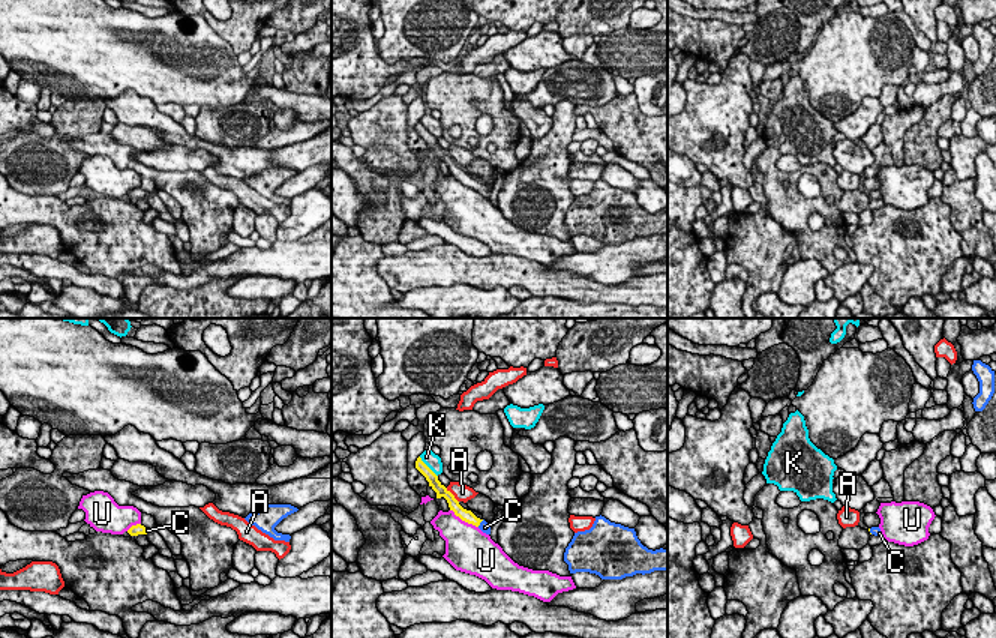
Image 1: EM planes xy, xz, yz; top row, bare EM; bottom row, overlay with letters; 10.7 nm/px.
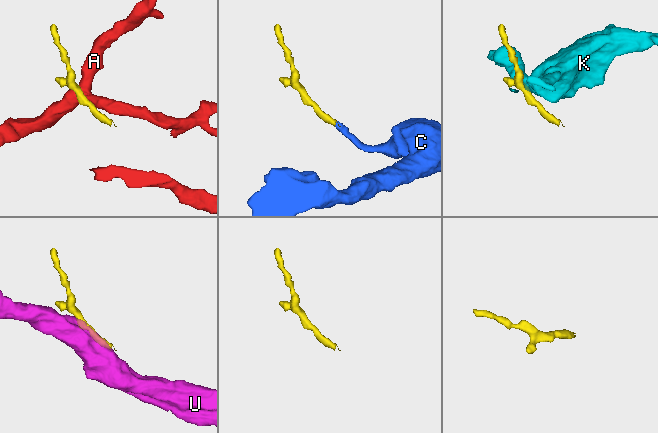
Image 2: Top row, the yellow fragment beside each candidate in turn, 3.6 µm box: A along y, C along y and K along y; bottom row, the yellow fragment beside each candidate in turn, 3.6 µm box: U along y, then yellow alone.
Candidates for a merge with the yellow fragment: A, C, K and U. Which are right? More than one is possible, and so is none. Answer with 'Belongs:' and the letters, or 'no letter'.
Belongs: C

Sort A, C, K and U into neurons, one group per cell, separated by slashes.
A / C / K / U

